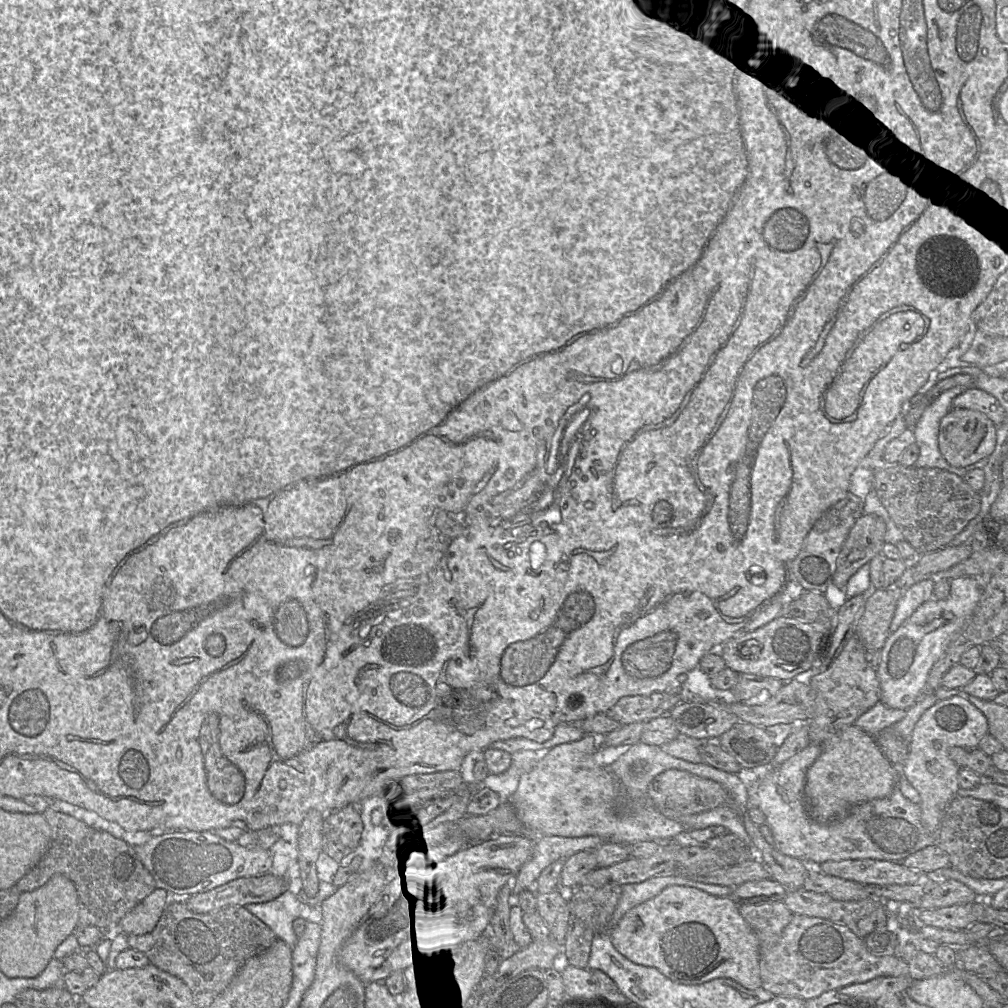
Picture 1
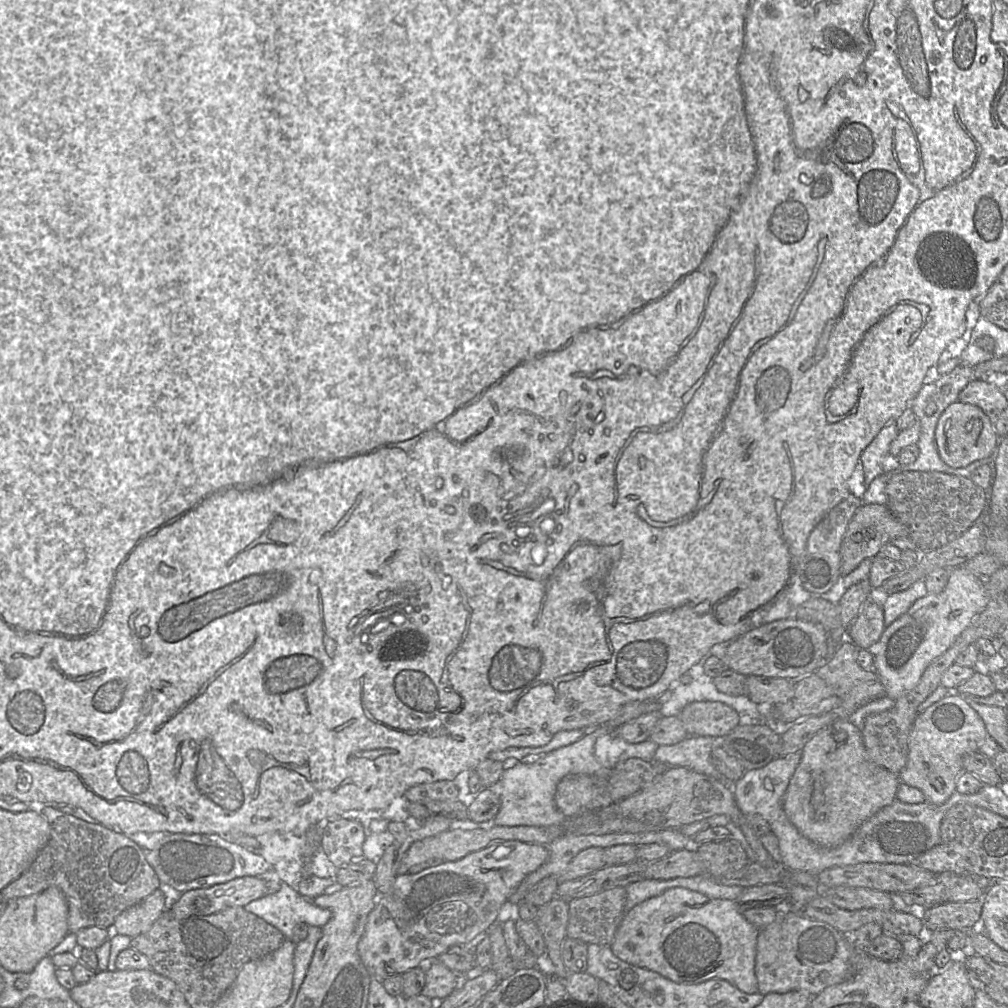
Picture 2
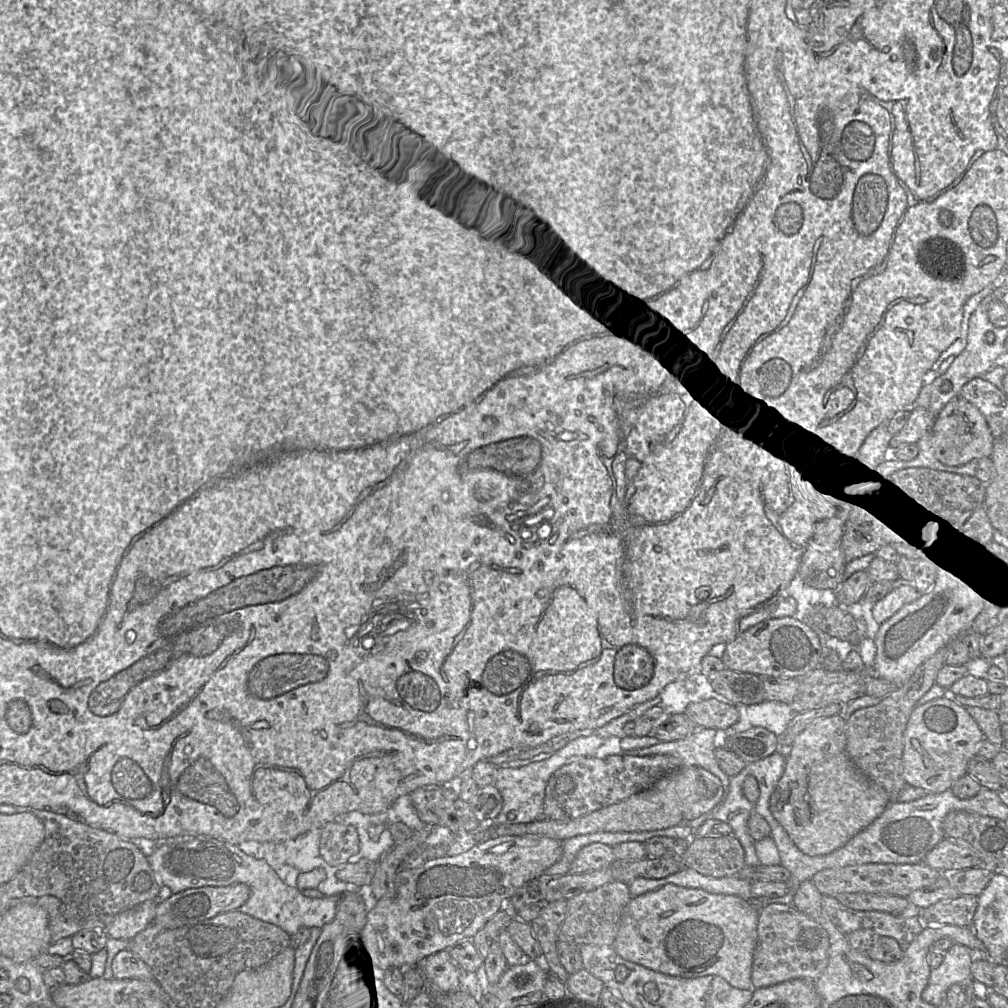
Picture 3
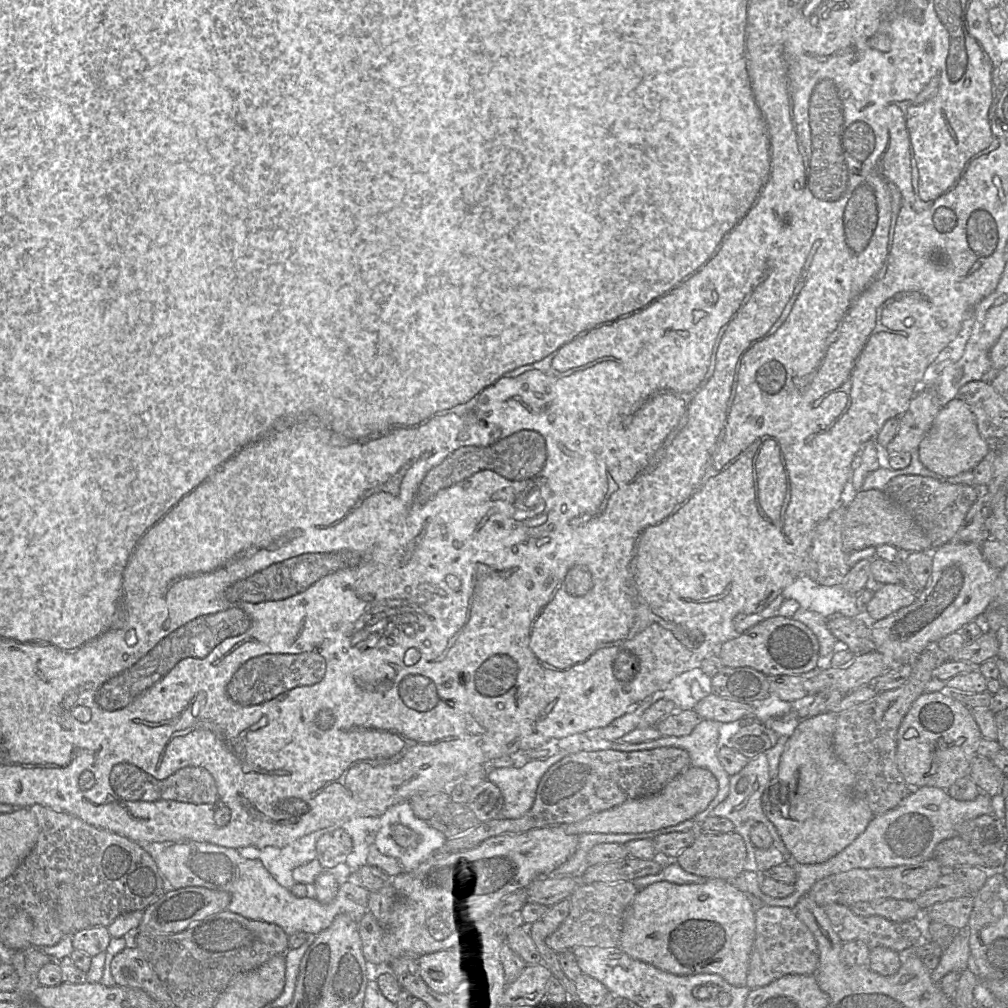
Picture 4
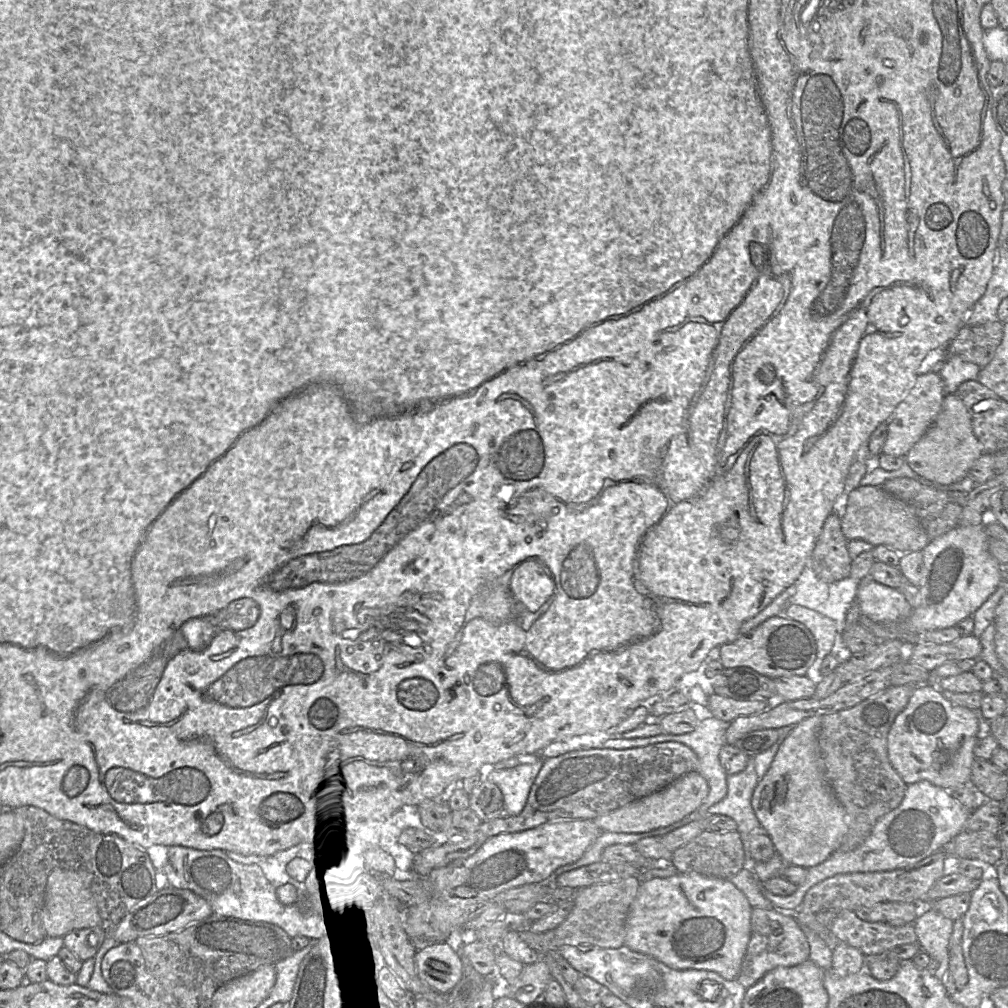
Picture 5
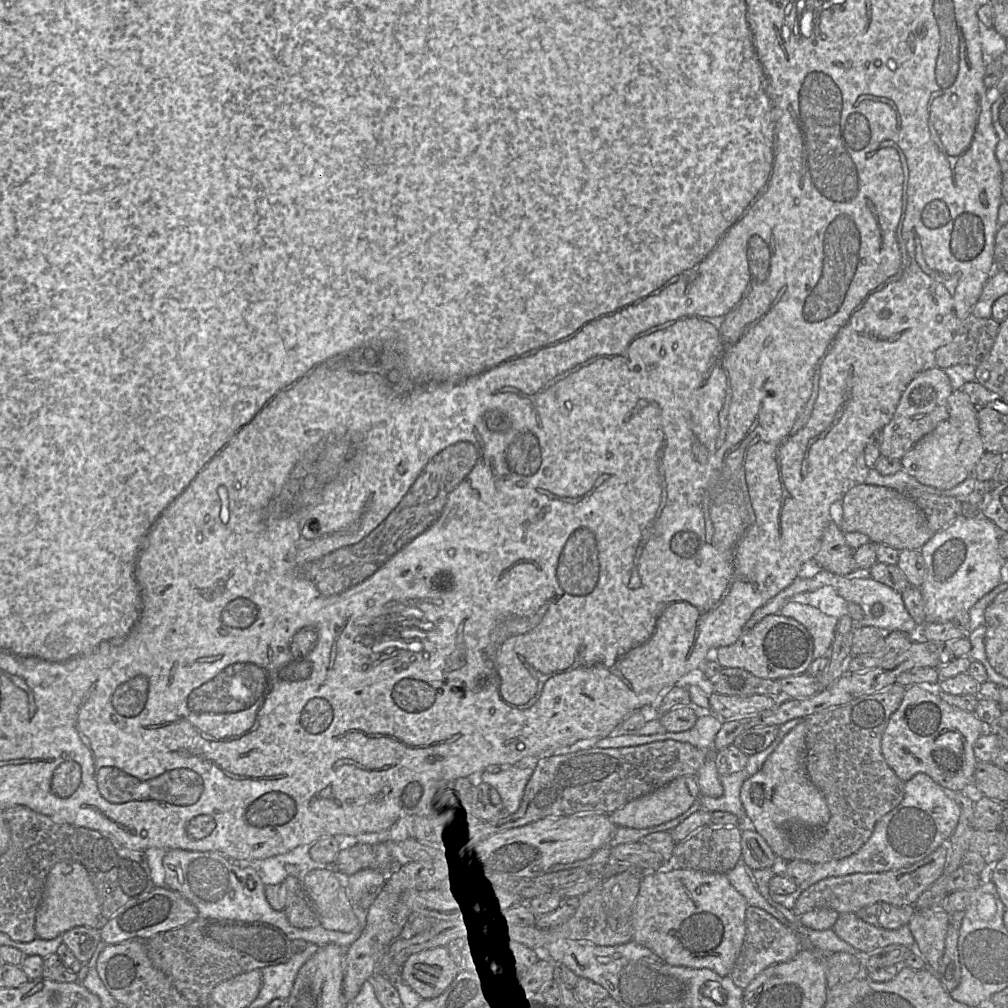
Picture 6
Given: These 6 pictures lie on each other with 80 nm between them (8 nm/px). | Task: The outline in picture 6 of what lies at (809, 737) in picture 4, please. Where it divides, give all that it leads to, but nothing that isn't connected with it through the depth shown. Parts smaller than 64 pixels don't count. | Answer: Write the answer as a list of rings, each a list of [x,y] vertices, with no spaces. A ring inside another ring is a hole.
[[[800,721],[788,732],[776,749],[769,755],[759,771],[748,777],[741,786],[740,799],[748,817],[748,825],[759,833],[776,855],[779,862],[795,859],[795,849],[787,836],[787,826],[791,823],[821,826],[828,823],[830,811],[819,789],[809,779],[805,769],[806,725]]]

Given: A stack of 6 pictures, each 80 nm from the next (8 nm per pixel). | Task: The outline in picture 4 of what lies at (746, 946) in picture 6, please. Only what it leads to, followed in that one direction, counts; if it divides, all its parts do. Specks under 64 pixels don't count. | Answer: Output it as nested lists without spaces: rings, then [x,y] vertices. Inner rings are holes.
[[[762,905],[755,911],[755,938],[750,954],[746,985],[750,989],[766,986],[788,974],[812,975],[819,965],[819,950],[814,935],[797,918],[793,909],[780,906]]]

